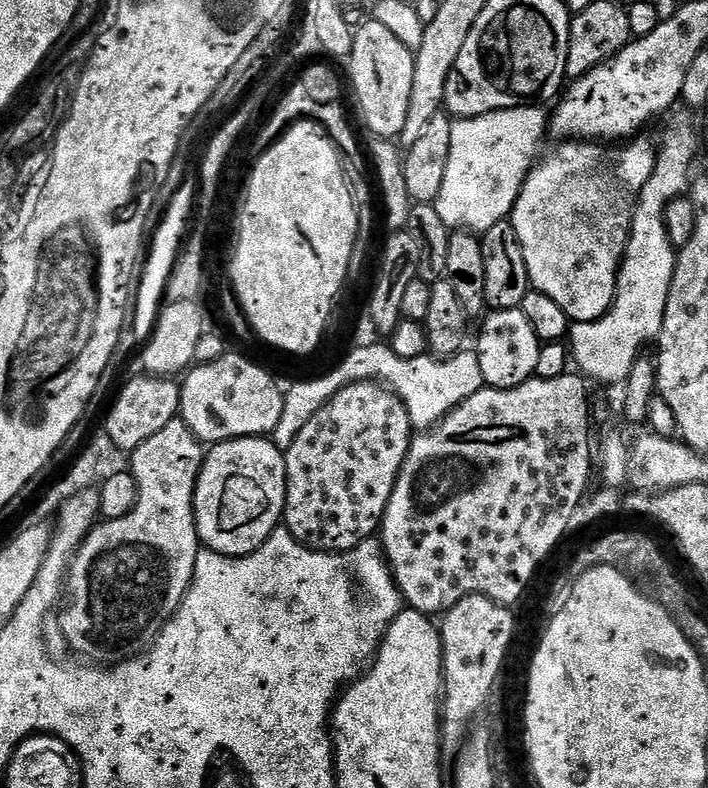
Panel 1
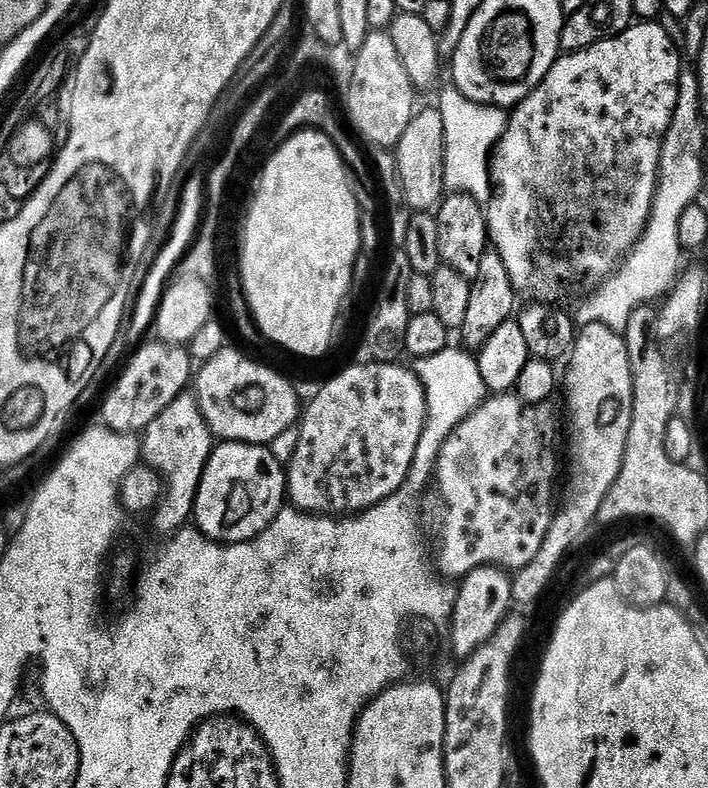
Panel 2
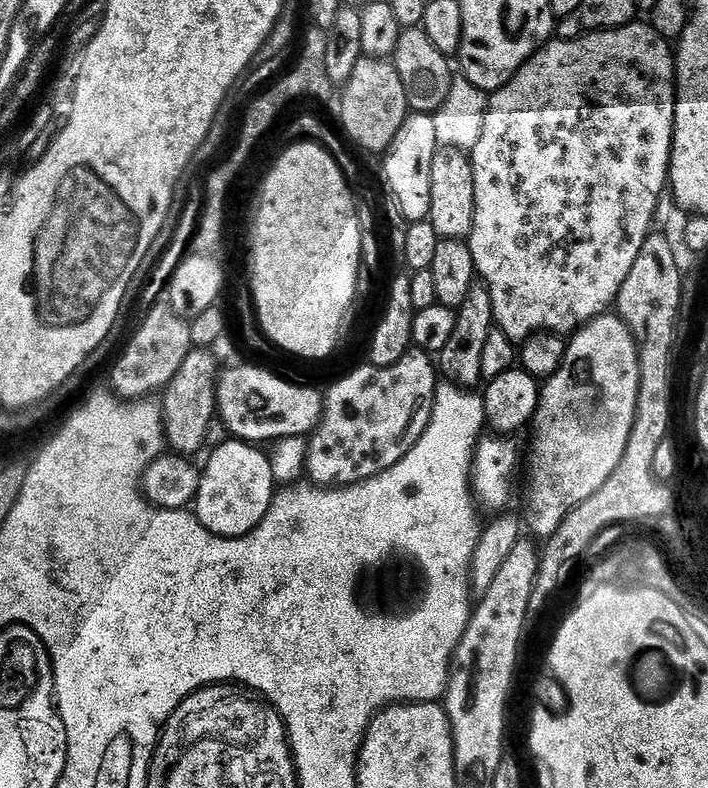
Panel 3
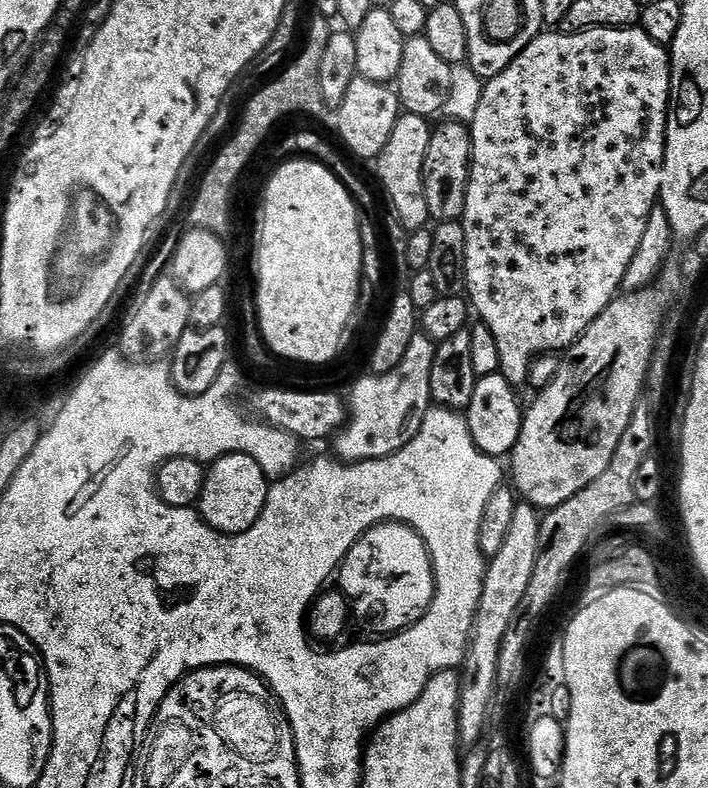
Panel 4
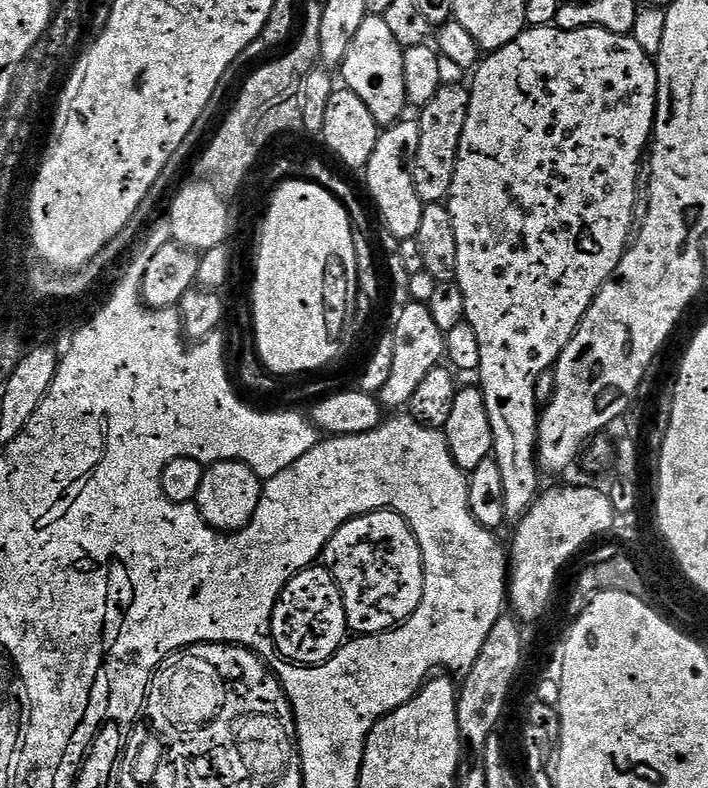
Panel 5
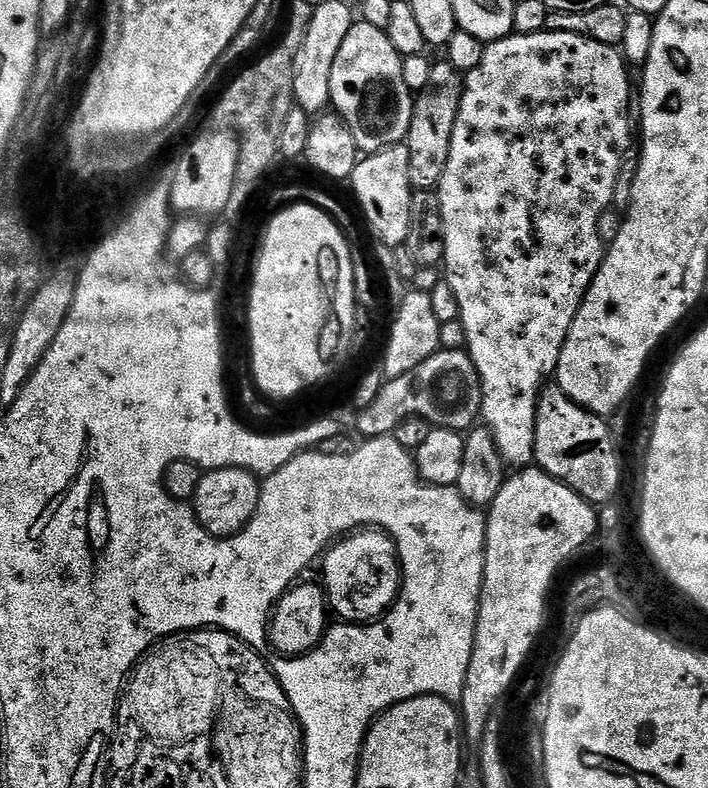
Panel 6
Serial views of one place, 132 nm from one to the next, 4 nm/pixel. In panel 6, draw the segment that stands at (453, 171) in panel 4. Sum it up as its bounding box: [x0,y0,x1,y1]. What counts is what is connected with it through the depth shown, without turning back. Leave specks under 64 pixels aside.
[406,63,464,190]

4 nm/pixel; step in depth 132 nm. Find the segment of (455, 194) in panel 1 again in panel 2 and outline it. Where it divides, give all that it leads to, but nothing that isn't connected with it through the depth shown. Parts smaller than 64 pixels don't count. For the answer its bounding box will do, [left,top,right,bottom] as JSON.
[438,86,508,202]

